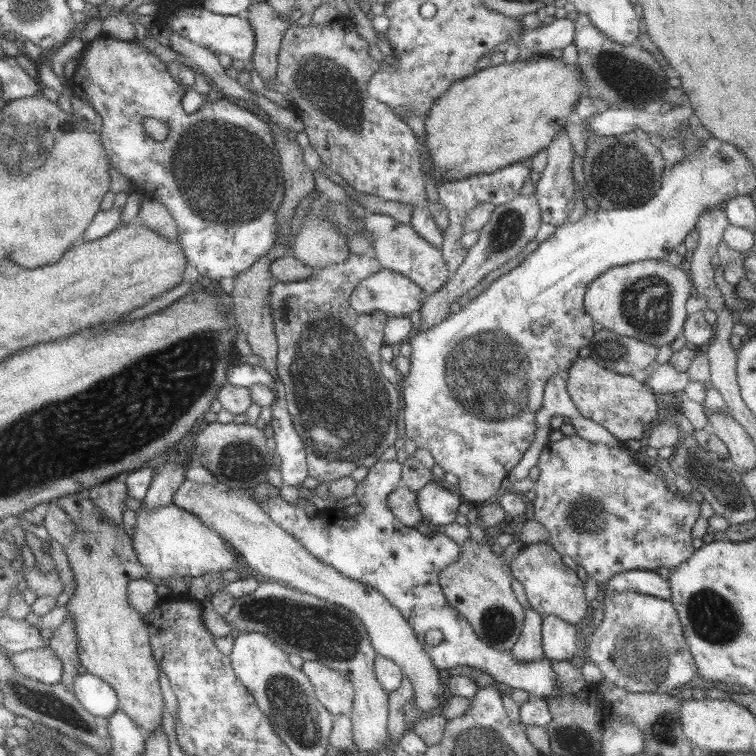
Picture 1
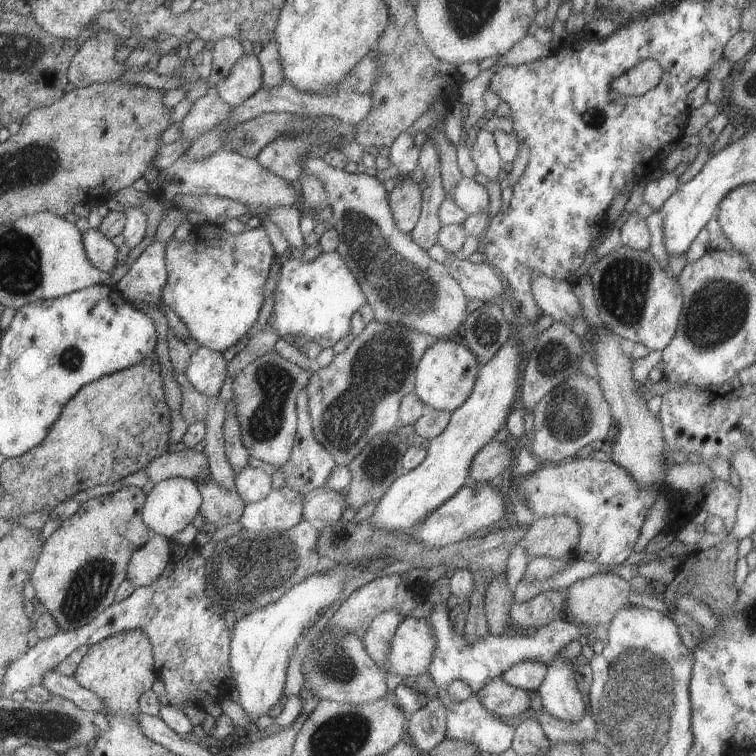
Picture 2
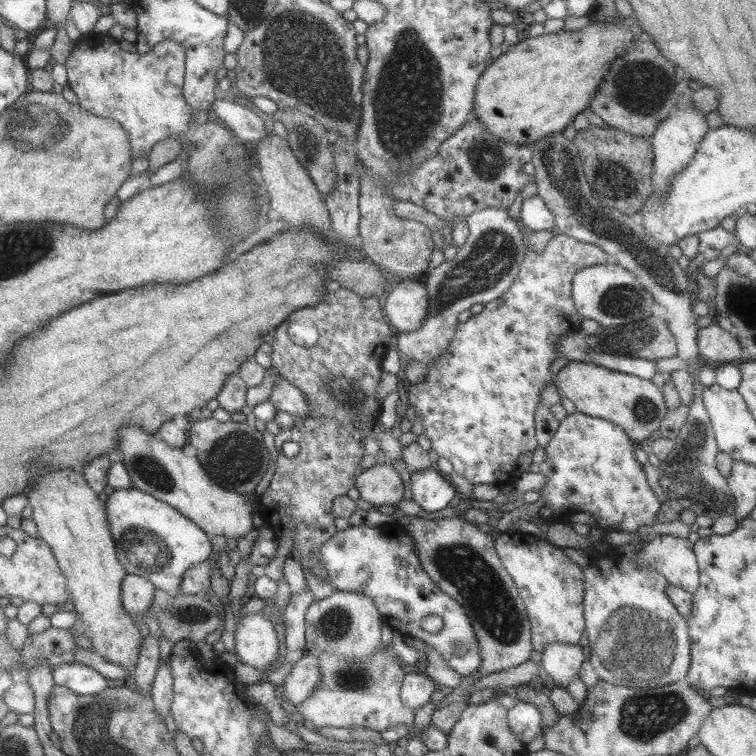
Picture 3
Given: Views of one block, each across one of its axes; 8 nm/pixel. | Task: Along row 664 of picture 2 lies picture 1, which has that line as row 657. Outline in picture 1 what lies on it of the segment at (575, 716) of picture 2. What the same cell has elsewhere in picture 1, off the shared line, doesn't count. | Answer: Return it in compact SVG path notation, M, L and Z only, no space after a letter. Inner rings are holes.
M543 617L540 635L544 656L551 662L569 661L578 648L575 625L567 624L560 618Z

